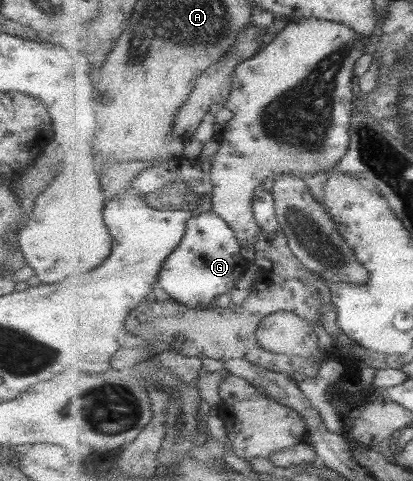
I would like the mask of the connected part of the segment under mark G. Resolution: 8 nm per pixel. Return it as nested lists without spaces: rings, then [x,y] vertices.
[[[214,210],[190,219],[182,242],[169,255],[159,276],[158,285],[172,300],[190,308],[212,308],[212,301],[218,295],[224,295],[237,287],[238,280],[242,277],[240,275],[249,270],[251,261],[242,256],[242,243],[238,242],[238,237],[229,224]]]

